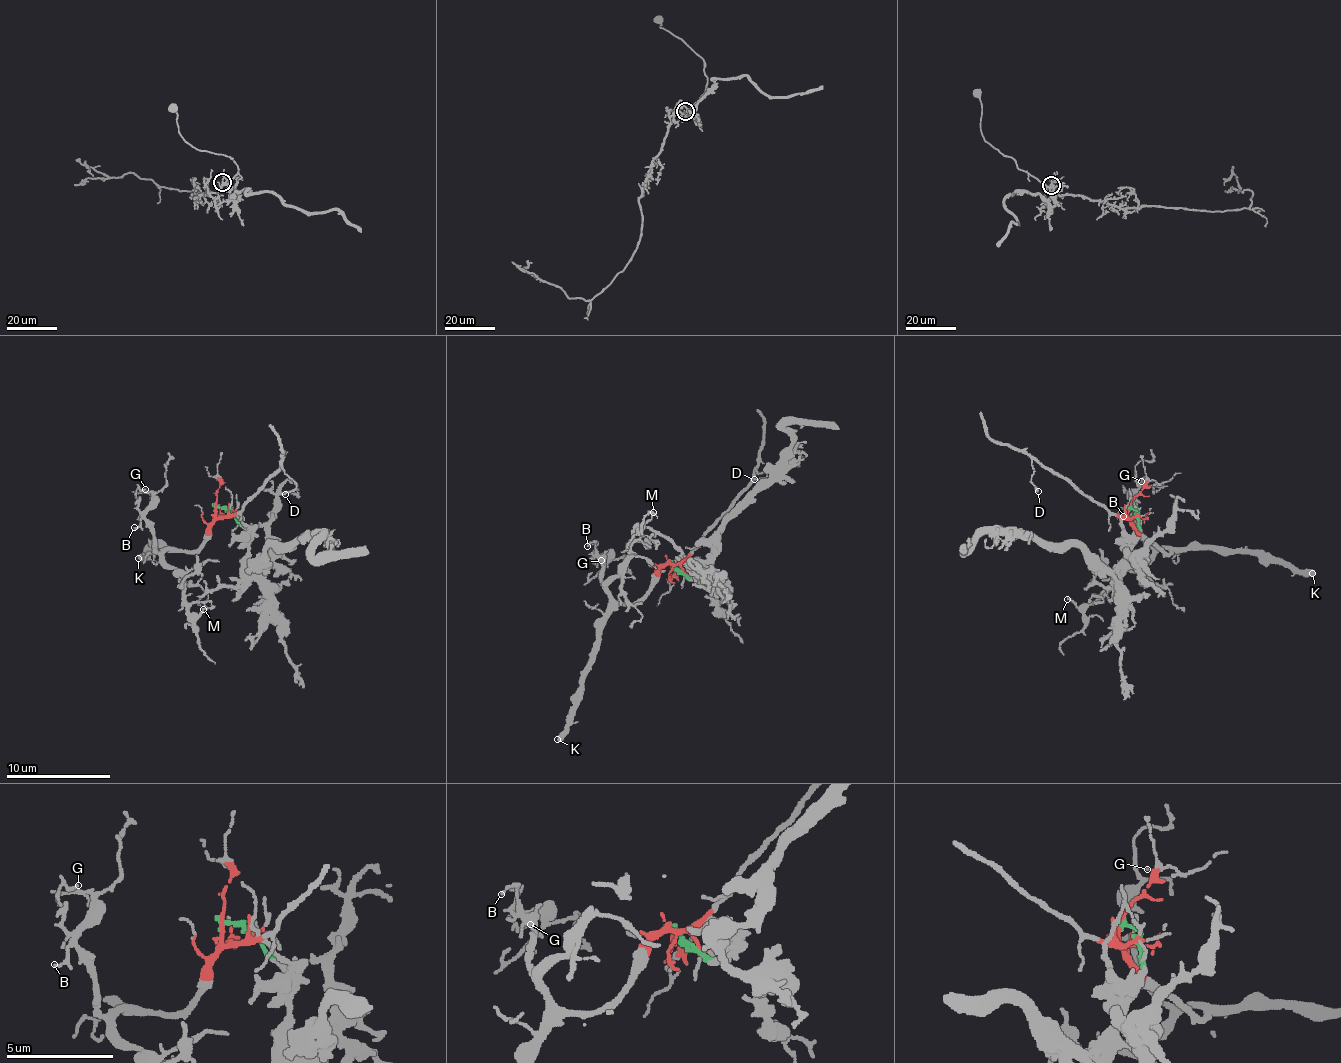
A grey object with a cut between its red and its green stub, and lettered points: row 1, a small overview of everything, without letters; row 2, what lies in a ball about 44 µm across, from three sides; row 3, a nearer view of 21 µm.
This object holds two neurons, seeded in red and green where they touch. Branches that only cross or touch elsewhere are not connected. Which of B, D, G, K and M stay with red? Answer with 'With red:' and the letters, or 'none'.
With red: B, D, G, K, M

